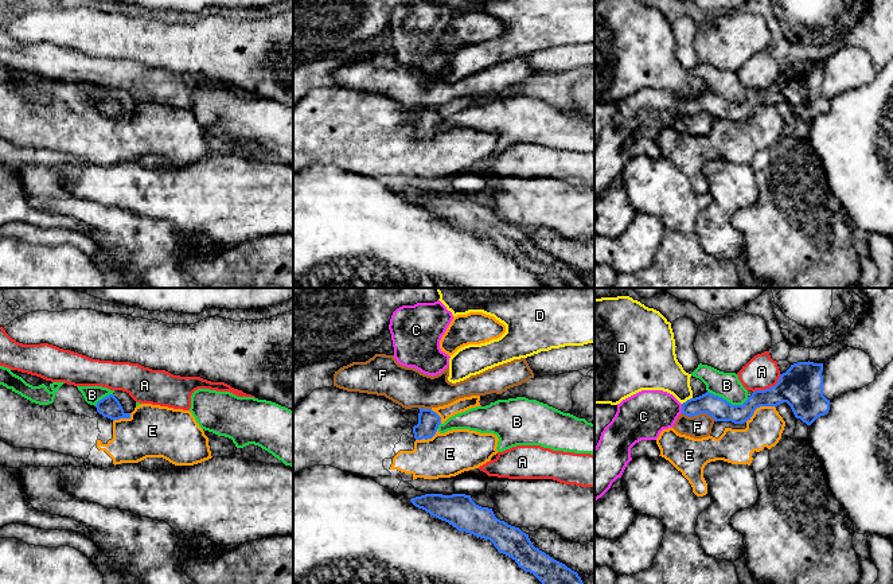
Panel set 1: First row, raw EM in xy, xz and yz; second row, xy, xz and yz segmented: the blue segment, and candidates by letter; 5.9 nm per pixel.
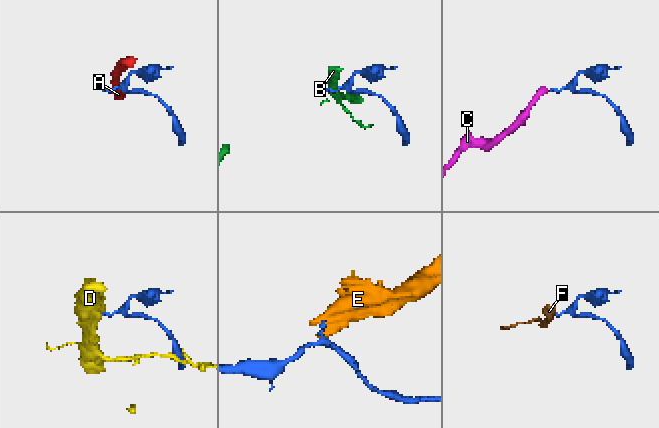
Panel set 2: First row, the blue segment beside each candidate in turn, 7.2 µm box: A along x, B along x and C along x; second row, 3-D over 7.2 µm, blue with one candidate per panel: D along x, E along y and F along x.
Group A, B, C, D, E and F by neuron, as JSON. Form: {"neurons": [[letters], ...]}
{"neurons": [["A"], ["B"], ["C"], ["D"], ["E"], ["F"]]}

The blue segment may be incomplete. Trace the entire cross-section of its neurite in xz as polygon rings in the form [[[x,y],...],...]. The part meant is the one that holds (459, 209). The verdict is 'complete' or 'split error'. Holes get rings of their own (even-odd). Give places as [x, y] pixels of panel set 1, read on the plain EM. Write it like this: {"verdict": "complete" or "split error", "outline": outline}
{"verdict": "complete", "outline": [[[425,192],[410,200],[459,230],[490,238],[499,252],[533,272],[545,288],[589,288],[577,270],[533,244],[529,233],[495,215],[492,207],[476,203],[465,192]]]}

